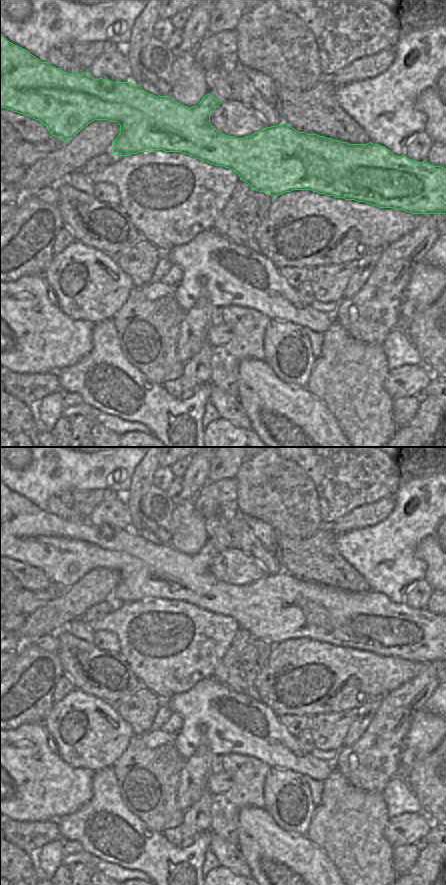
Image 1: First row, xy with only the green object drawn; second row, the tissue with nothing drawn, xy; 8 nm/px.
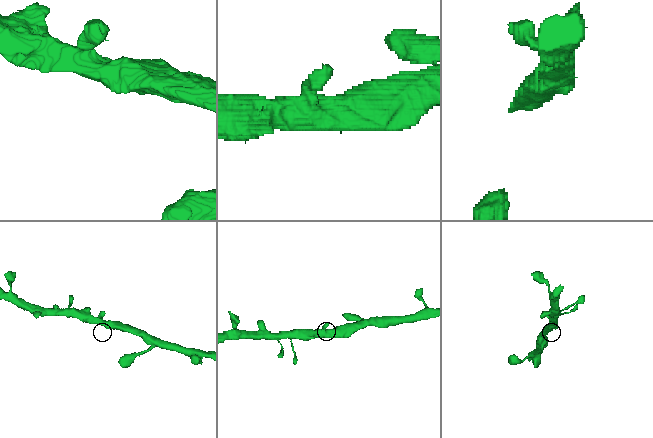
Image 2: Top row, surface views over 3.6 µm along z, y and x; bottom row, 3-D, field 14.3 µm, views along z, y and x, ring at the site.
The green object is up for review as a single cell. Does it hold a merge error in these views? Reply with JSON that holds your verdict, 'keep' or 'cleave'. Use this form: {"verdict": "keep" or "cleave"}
{"verdict": "keep"}

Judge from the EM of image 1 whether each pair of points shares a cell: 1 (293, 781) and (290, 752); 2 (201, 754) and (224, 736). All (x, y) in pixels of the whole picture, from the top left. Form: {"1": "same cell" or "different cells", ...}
{"1": "different cells", "2": "different cells"}

